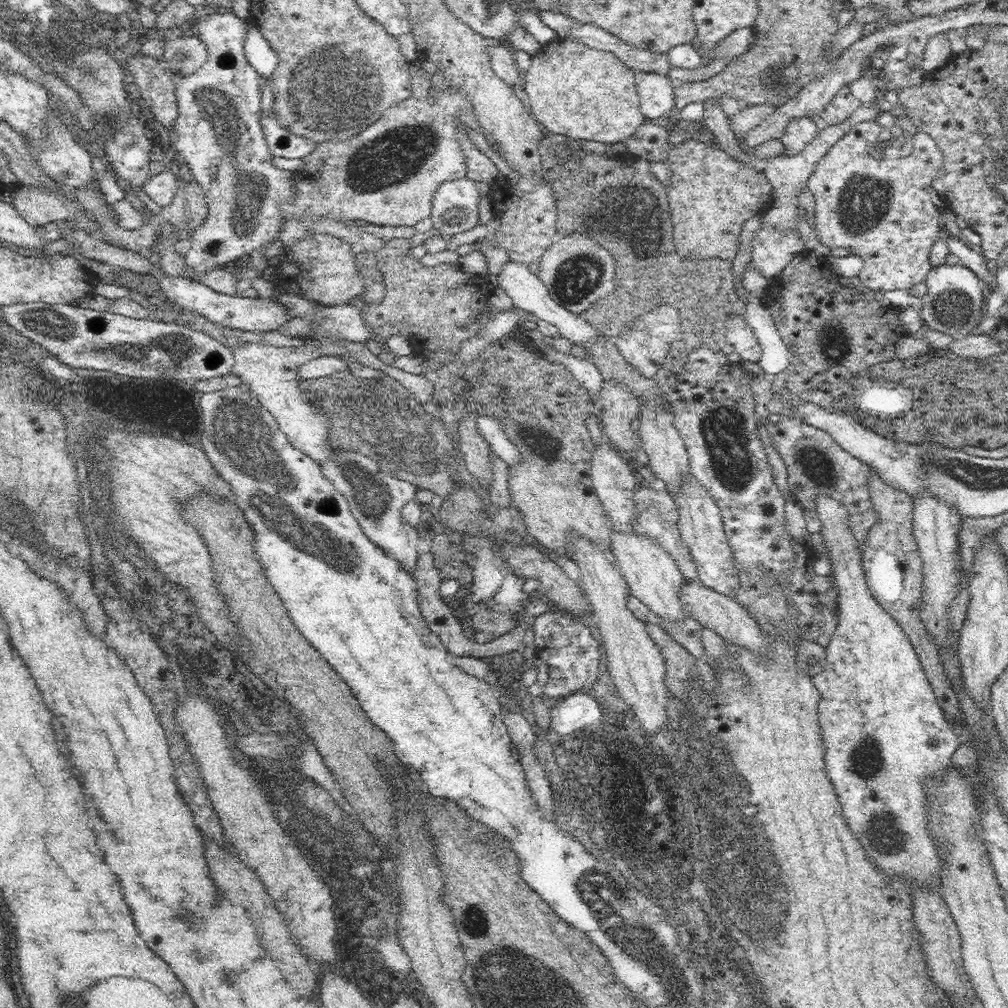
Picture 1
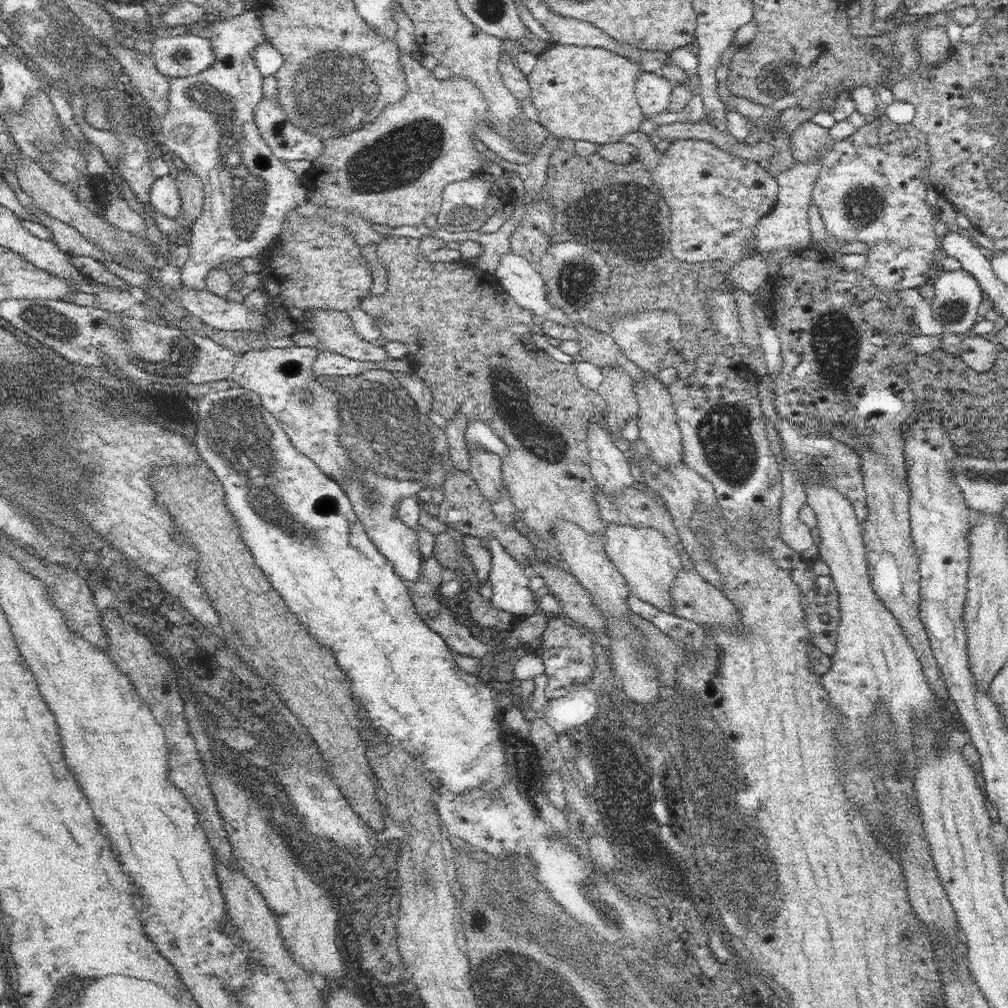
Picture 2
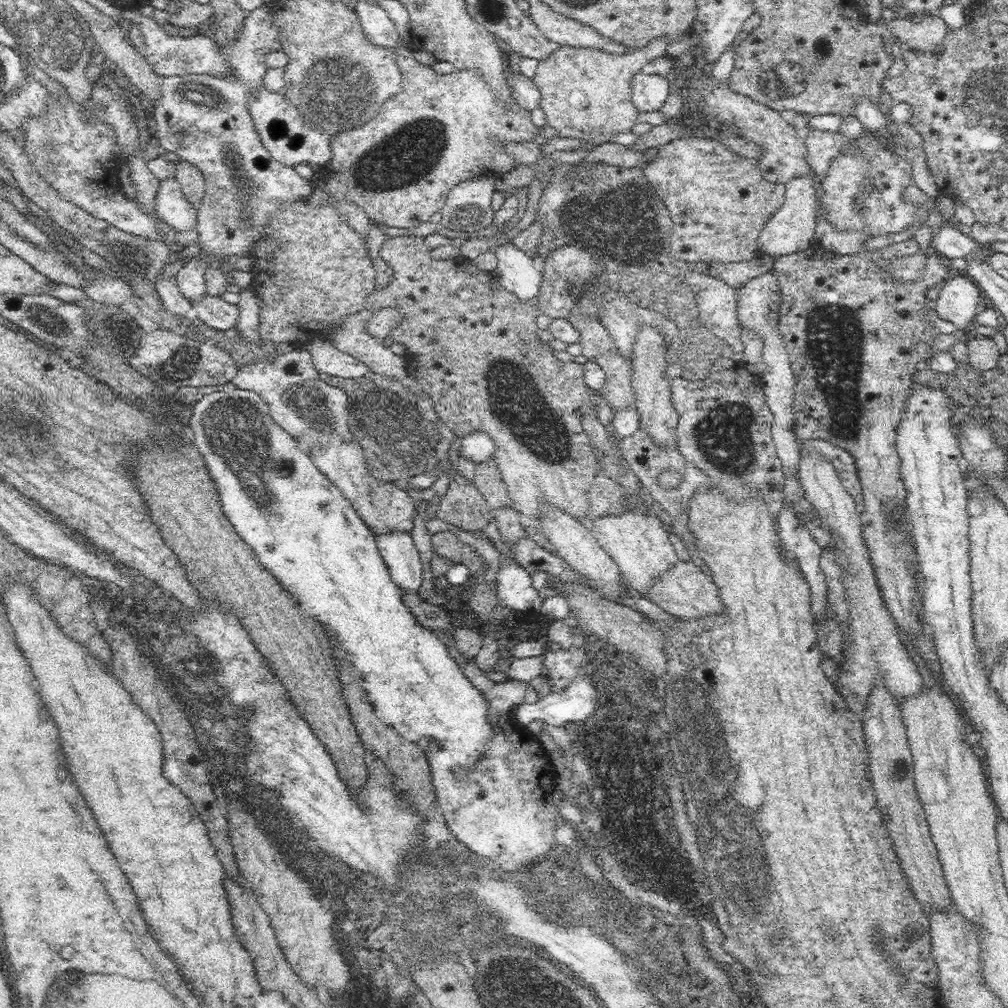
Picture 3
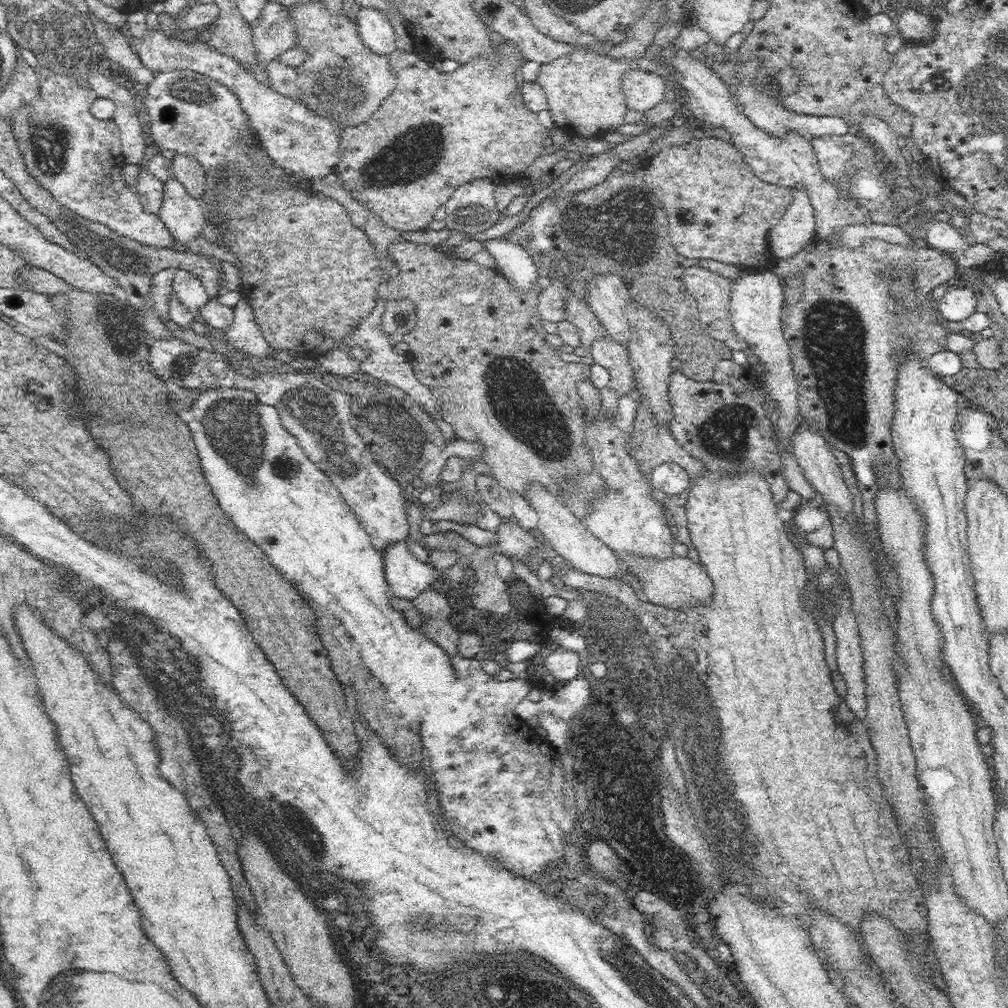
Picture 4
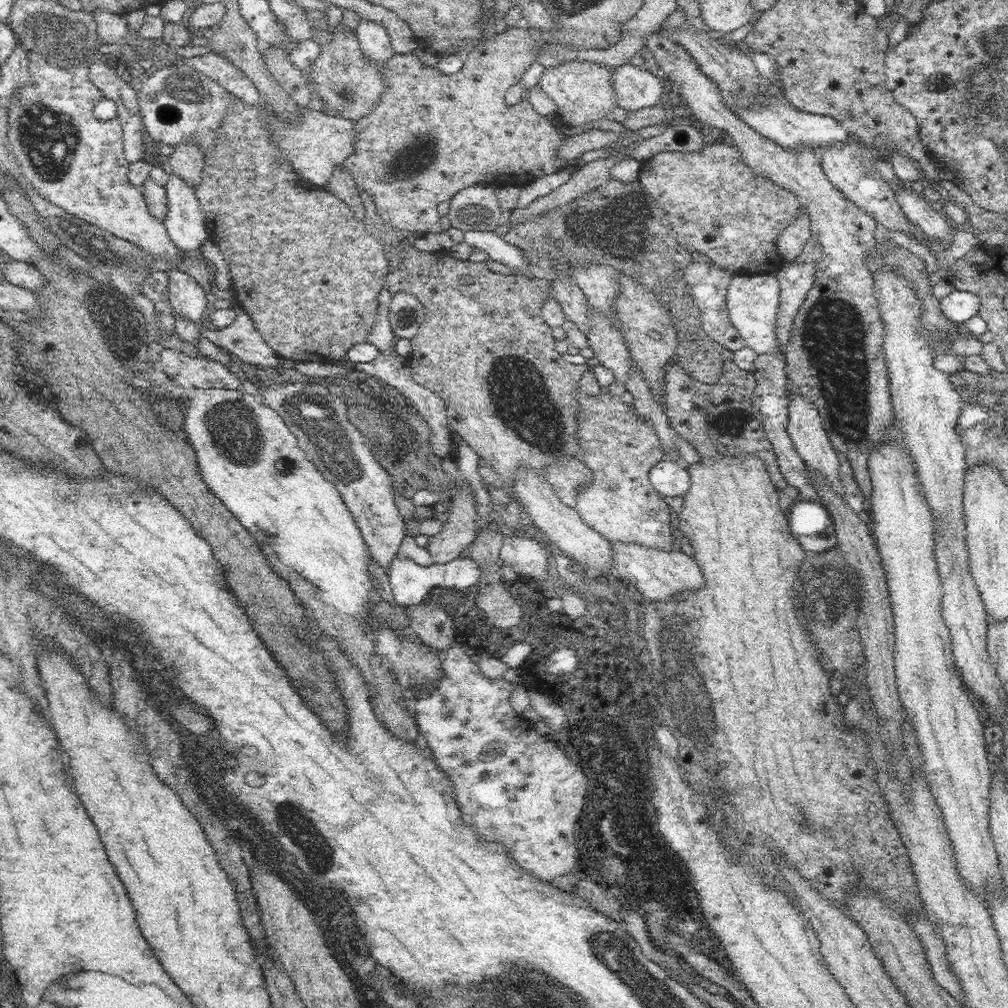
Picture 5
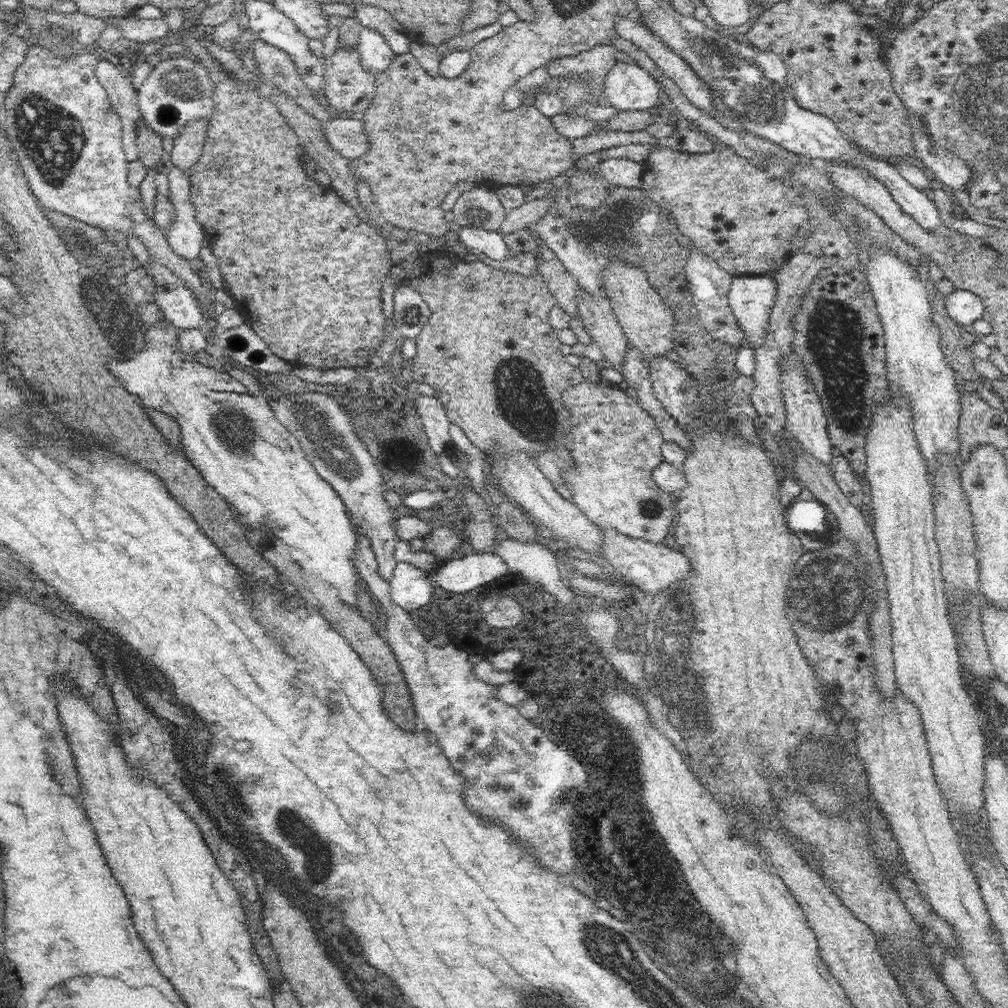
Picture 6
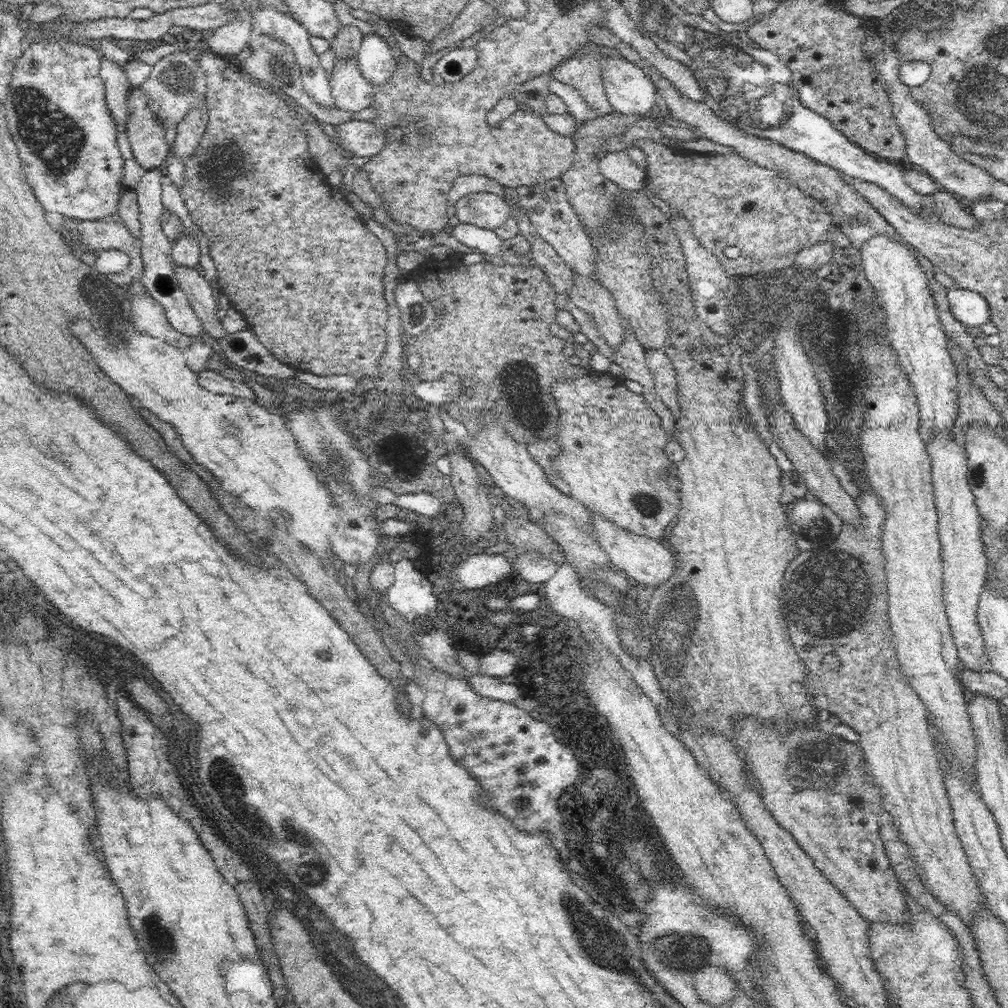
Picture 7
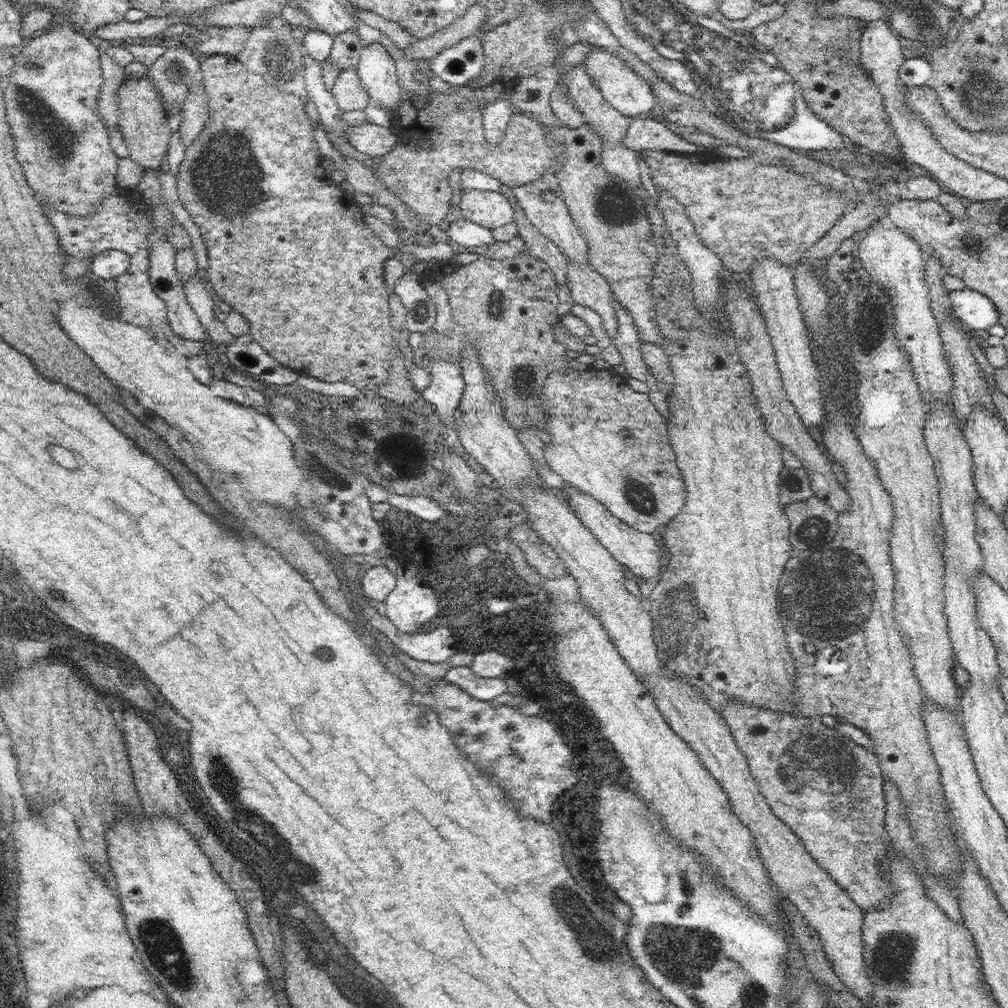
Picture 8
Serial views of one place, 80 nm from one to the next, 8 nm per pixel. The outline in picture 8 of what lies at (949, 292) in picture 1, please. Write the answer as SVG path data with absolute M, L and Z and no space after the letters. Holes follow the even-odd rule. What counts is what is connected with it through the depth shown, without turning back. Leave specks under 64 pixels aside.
M968 288L952 290L950 301L956 320L970 331L988 330L1000 324L1000 316L992 299L980 292Z

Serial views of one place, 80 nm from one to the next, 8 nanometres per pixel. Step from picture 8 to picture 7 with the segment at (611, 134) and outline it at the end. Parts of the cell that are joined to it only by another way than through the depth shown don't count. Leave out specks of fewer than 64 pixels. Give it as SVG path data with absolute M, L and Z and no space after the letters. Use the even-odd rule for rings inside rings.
M583 53L562 63L553 73L553 78L571 85L587 102L590 108L604 115L614 111L602 84L603 54ZM625 150L608 152L598 163L599 171L620 188L628 191L645 190L646 173Z

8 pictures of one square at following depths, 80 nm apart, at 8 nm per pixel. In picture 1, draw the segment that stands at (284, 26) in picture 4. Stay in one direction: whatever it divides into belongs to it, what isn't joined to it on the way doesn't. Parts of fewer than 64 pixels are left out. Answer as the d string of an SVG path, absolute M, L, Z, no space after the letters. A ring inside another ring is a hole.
M211 12L206 16L198 17L197 28L195 30L197 37L205 44L207 49L207 59L206 64L196 70L196 72L191 75L182 77L180 81L177 82L176 88L174 88L174 95L176 95L176 105L178 105L178 116L176 120L172 122L170 128L165 128L169 132L169 137L171 142L173 142L173 151L180 160L185 162L187 166L191 169L194 179L199 182L202 190L205 192L206 205L208 205L208 216L206 220L198 225L195 229L190 231L190 242L191 247L186 254L186 265L187 265L187 277L194 282L200 283L200 278L206 275L206 271L210 268L215 269L221 268L225 263L230 262L230 260L245 258L249 256L253 250L262 247L266 242L272 240L274 236L279 236L282 232L284 226L281 225L283 216L279 206L282 201L287 201L291 199L294 194L293 182L291 181L292 172L283 171L278 169L272 163L273 154L267 145L266 139L264 138L264 133L262 132L262 127L260 126L260 114L261 110L261 76L258 72L248 63L248 59L245 55L244 50L244 39L247 30L254 25L249 18L240 18L233 12Z

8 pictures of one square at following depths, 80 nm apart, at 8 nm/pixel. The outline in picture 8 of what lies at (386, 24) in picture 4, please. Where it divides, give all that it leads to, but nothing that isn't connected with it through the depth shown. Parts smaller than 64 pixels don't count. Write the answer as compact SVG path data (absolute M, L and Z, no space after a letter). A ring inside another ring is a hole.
M378 41L365 44L355 66L360 83L370 95L370 104L393 114L400 104L400 85L396 73L395 61Z

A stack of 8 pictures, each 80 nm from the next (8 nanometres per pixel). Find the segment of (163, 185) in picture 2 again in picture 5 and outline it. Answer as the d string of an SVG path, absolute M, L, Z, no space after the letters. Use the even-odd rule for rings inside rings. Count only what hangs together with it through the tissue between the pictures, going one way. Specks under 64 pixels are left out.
M171 172L165 189L168 210L162 221L168 236L181 253L198 249L208 238L208 231L194 188Z

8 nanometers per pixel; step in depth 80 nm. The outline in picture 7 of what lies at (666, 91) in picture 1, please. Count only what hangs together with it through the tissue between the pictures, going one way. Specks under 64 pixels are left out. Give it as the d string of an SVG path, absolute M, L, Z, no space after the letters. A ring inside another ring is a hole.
M603 55L602 84L614 111L638 116L655 114L656 87L639 64Z

